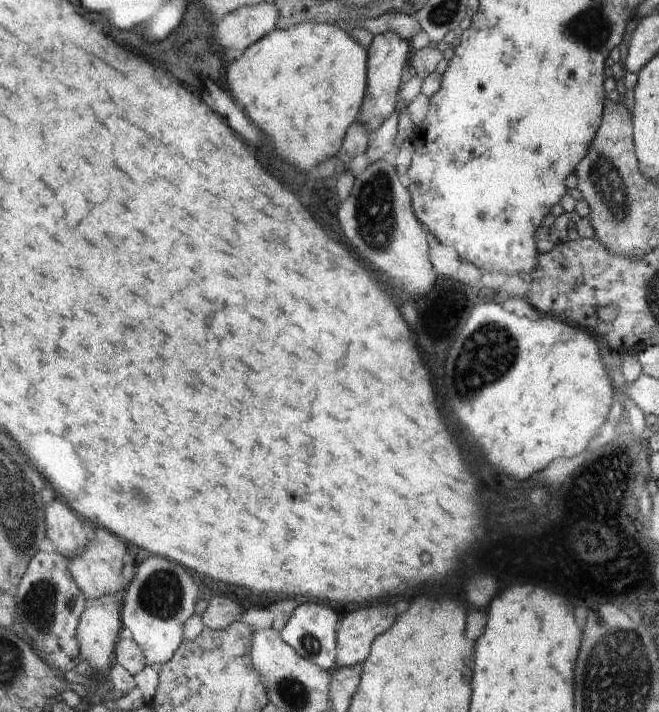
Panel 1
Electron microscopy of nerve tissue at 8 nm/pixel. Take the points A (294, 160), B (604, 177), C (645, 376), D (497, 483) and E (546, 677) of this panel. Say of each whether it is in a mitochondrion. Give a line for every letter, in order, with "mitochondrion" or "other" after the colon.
A: other
B: mitochondrion
C: other
D: other
E: other

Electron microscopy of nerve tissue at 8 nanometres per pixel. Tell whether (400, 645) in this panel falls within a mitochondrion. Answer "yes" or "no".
no

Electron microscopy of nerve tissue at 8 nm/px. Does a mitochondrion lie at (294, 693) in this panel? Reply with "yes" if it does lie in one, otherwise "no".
yes

